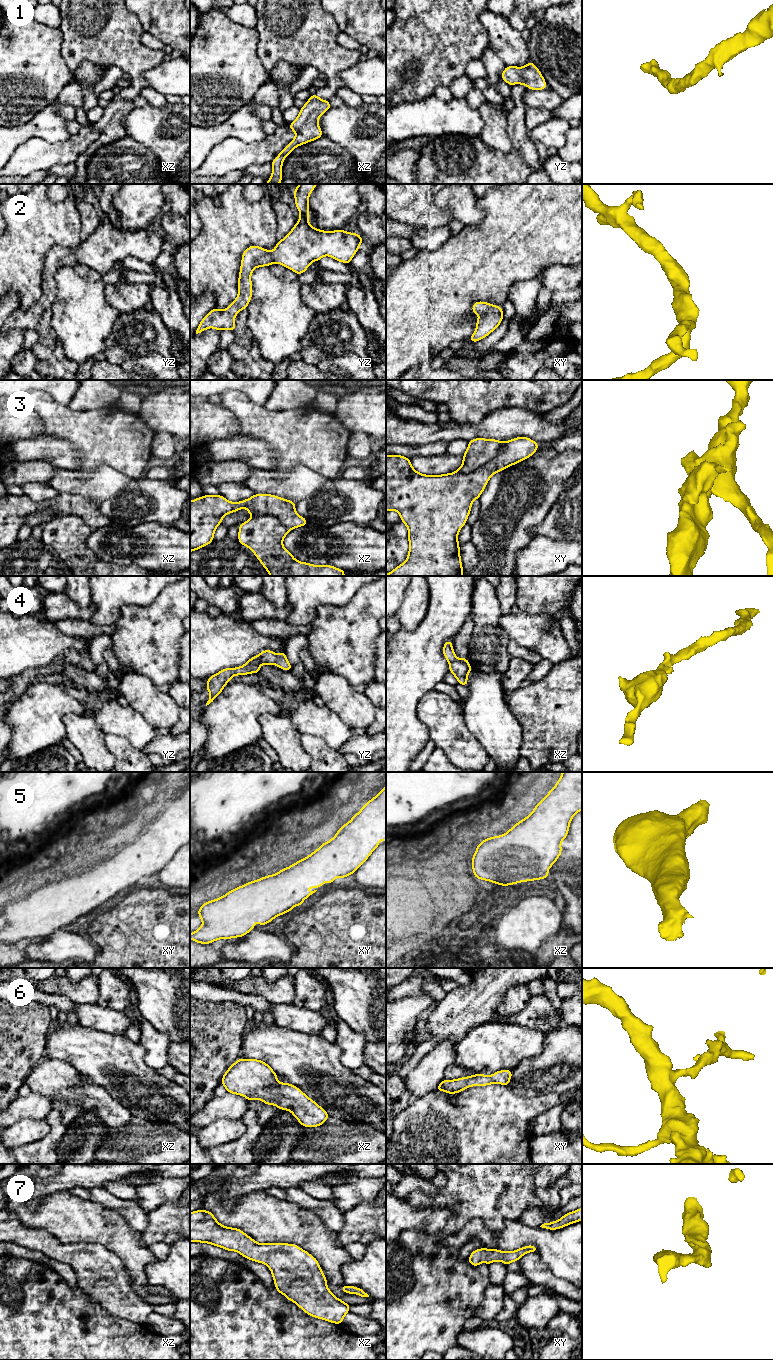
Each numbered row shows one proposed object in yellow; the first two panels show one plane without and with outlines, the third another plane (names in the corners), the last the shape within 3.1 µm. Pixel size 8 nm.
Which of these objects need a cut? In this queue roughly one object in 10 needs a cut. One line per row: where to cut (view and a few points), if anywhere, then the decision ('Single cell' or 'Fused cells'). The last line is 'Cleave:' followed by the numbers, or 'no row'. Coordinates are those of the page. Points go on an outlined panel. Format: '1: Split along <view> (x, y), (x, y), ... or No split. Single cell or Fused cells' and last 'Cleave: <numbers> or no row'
1: No split. Single cell
2: No split. Single cell
3: Split along xy (504, 442), (501, 450), (486, 463), (469, 472), (457, 471). Fused cells
4: No split. Single cell
5: No split. Single cell
6: No split. Single cell
7: No split. Single cell
Cleave: 3

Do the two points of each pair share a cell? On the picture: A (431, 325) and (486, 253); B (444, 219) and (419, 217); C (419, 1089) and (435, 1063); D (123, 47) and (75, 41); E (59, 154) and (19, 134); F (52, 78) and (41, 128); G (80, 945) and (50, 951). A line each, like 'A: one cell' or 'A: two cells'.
A: one cell
B: one cell
C: one cell
D: one cell
E: two cells
F: two cells
G: one cell

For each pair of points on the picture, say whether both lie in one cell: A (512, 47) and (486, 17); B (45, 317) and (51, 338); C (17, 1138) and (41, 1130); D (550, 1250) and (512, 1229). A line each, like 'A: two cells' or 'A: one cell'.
A: one cell
B: one cell
C: one cell
D: one cell

